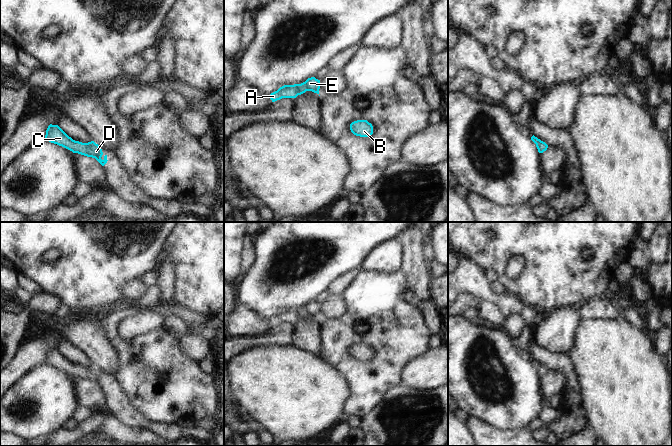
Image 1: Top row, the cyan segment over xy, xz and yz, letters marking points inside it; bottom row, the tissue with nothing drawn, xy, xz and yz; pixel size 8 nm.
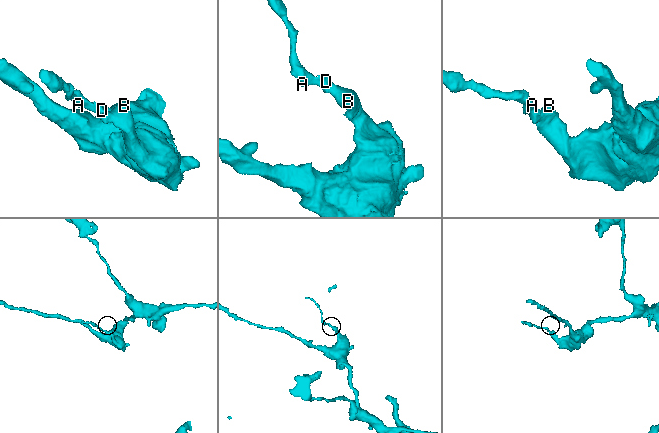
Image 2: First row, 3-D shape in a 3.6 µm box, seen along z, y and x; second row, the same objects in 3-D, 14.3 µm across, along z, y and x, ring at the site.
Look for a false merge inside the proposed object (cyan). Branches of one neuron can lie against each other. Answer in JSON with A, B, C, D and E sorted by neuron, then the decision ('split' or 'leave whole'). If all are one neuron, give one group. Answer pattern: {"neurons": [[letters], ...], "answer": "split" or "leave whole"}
{"neurons": [["A", "B", "C", "D", "E"]], "answer": "leave whole"}

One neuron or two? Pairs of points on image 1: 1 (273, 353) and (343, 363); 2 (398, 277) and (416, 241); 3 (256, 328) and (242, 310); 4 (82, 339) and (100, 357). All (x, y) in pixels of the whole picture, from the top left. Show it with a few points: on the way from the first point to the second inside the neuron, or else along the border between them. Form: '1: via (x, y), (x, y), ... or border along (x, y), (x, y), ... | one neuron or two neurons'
1: border along (318, 355), (333, 365), (341, 376) | two neurons
2: border along (400, 269), (408, 281) | two neurons
3: via (252, 324), (242, 314) | one neuron
4: via (86, 343), (96, 353) | one neuron

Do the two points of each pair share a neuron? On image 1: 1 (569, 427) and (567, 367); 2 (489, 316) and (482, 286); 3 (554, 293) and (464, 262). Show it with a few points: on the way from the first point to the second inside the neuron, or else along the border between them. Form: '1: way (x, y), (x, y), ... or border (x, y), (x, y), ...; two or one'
1: way (572, 412), (571, 382); one
2: border (479, 299), (486, 300), (496, 306), (504, 316); two
3: border (460, 255), (473, 260), (485, 272); two

